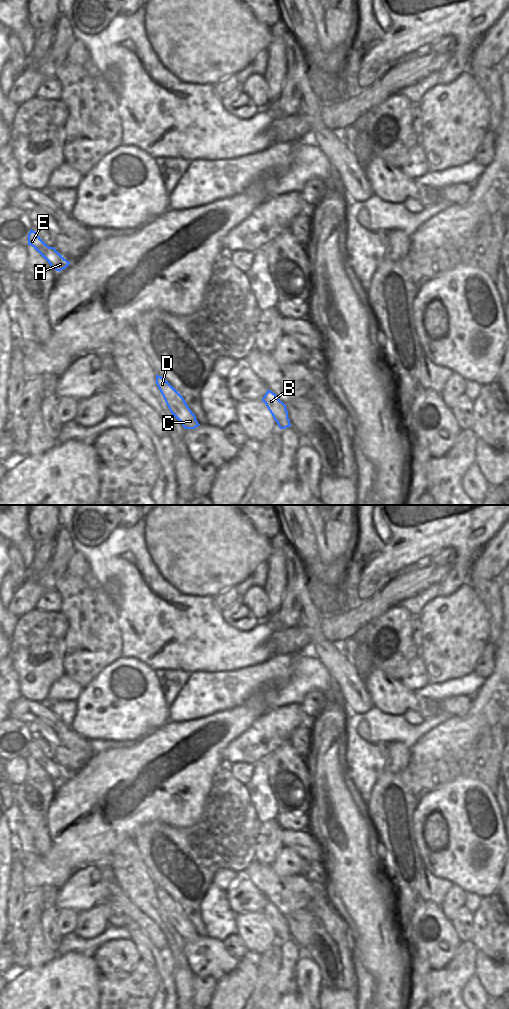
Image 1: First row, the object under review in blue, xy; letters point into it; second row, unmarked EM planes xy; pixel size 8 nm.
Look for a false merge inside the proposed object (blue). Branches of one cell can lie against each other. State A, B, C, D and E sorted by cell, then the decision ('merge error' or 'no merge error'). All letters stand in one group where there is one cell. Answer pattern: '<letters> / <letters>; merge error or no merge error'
A C D E / B; merge error

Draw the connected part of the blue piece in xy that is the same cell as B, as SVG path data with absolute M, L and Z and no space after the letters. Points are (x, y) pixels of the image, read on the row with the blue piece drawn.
M269 389L262 398L262 401L266 404L276 422L280 420L281 416L286 416L286 405Z

